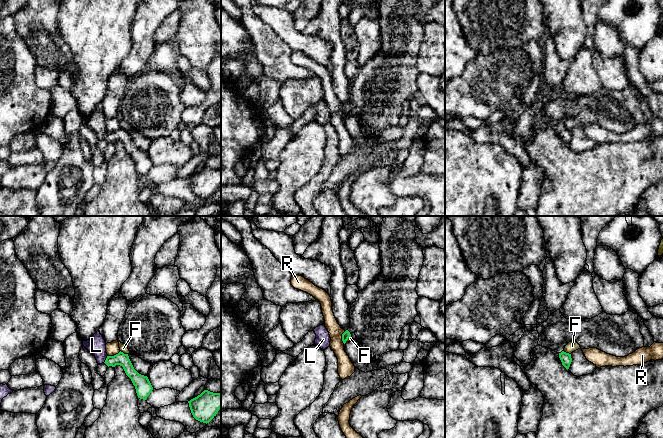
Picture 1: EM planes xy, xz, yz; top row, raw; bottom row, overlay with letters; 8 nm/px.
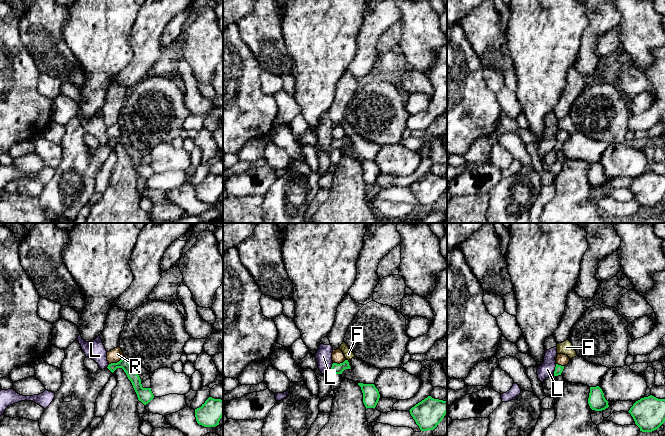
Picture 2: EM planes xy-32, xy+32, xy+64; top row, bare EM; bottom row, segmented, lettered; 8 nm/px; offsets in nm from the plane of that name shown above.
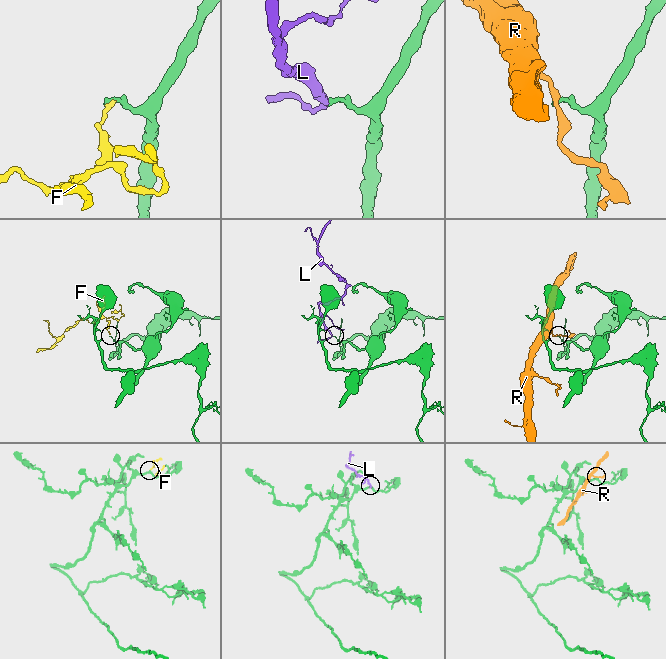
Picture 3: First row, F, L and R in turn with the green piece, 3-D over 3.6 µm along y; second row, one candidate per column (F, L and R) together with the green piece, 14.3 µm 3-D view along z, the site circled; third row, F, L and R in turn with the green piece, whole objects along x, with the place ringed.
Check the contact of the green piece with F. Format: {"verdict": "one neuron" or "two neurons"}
{"verdict": "two neurons"}

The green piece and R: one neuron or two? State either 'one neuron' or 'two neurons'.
two neurons

